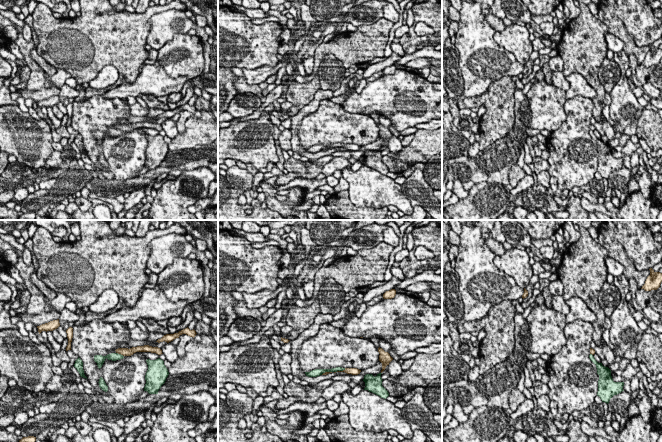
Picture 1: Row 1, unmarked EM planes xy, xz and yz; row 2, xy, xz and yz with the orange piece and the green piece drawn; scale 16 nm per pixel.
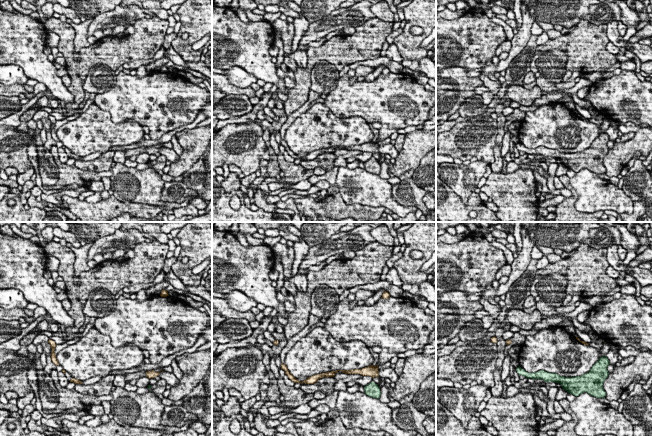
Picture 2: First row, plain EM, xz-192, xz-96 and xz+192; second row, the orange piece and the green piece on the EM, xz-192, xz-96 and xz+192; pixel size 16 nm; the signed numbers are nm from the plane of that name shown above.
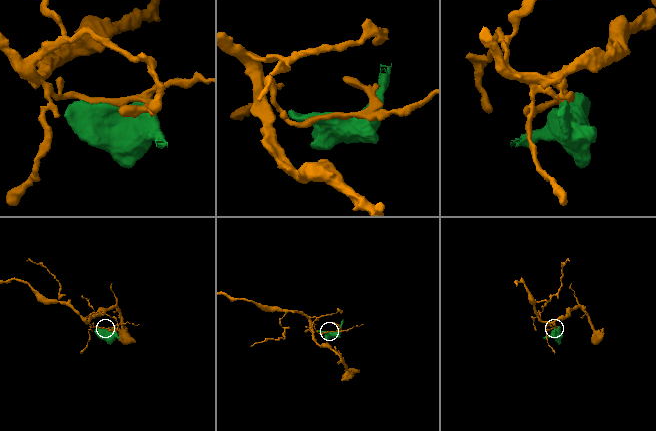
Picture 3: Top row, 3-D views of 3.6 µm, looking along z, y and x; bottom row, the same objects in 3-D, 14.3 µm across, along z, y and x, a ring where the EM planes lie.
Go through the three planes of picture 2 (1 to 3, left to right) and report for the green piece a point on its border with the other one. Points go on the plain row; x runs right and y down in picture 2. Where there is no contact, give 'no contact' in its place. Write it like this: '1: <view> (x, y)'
1: no contact
2: no contact
3: no contact

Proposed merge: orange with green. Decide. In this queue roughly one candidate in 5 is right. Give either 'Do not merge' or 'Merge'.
Do not merge

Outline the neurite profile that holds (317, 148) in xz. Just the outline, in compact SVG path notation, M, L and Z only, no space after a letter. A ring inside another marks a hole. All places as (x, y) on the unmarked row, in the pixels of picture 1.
M336 143L332 145L315 145L310 148L305 148L305 150L308 153L317 153L322 151L325 148L337 148L337 147L343 147L343 146L345 146L345 144L342 144L342 143Z

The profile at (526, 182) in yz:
M526 175L523 177L517 184L515 188L510 190L510 194L516 197L518 194L522 193L523 191L527 190L528 188L534 185L534 178L532 175Z

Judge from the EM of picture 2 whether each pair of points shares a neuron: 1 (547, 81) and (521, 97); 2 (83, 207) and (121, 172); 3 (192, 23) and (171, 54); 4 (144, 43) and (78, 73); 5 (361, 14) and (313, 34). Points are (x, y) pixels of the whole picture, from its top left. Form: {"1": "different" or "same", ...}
{"1": "different", "2": "different", "3": "different", "4": "same", "5": "same"}

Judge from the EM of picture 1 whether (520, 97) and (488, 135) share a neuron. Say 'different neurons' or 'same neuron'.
different neurons

